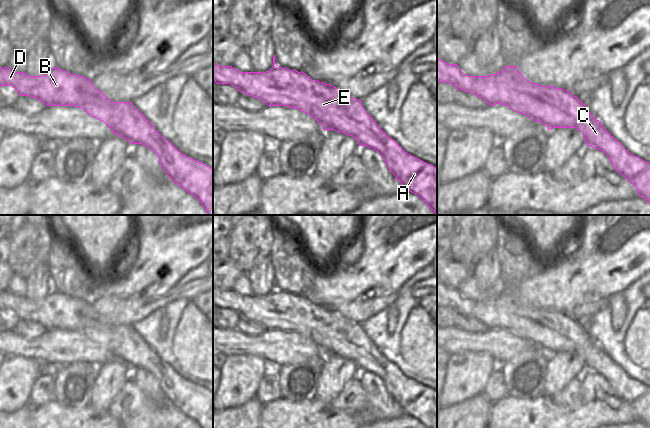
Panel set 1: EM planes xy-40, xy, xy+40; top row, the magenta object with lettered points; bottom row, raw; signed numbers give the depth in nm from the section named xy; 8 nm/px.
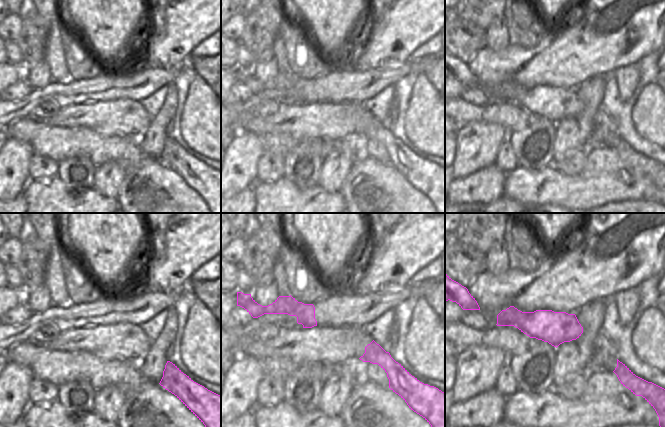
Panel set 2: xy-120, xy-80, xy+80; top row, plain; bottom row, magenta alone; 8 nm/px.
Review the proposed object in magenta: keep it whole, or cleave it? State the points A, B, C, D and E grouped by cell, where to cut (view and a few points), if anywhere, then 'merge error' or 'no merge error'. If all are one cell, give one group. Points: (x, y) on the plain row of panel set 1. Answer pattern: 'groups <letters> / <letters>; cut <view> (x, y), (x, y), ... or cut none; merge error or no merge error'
groups A B C D E; cut none; no merge error

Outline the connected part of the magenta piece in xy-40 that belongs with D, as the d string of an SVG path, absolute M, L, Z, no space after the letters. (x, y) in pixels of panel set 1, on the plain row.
M6 290L0 292L0 310L12 310L19 320L36 322L46 330L82 332L90 340L104 346L113 358L124 362L131 368L142 368L150 372L159 381L161 391L175 408L192 418L201 428L213 428L213 393L182 378L131 326L110 324L93 309L90 303L70 298L57 291L50 292L42 300L30 300Z

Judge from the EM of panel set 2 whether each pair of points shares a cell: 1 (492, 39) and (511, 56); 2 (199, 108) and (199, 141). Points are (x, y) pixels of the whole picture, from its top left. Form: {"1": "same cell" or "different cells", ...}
{"1": "different cells", "2": "same cell"}

